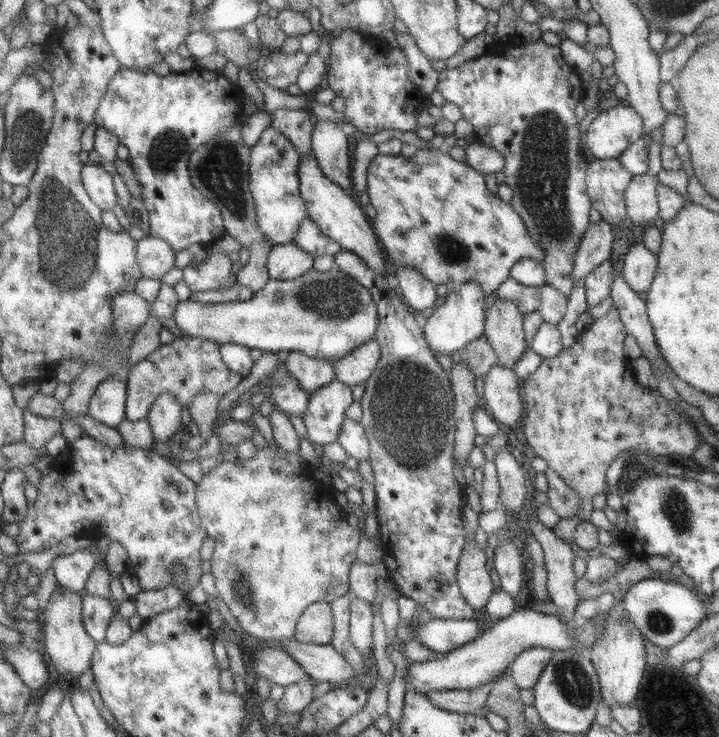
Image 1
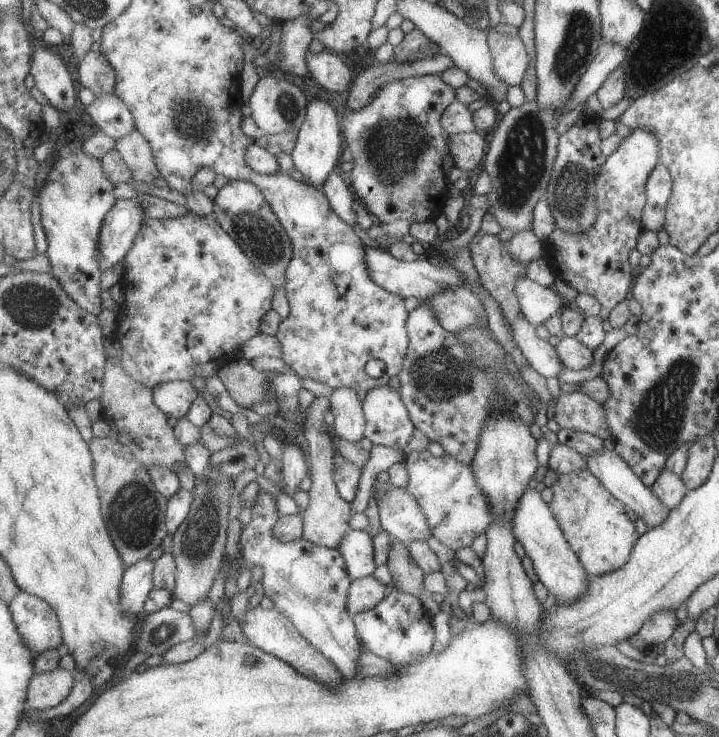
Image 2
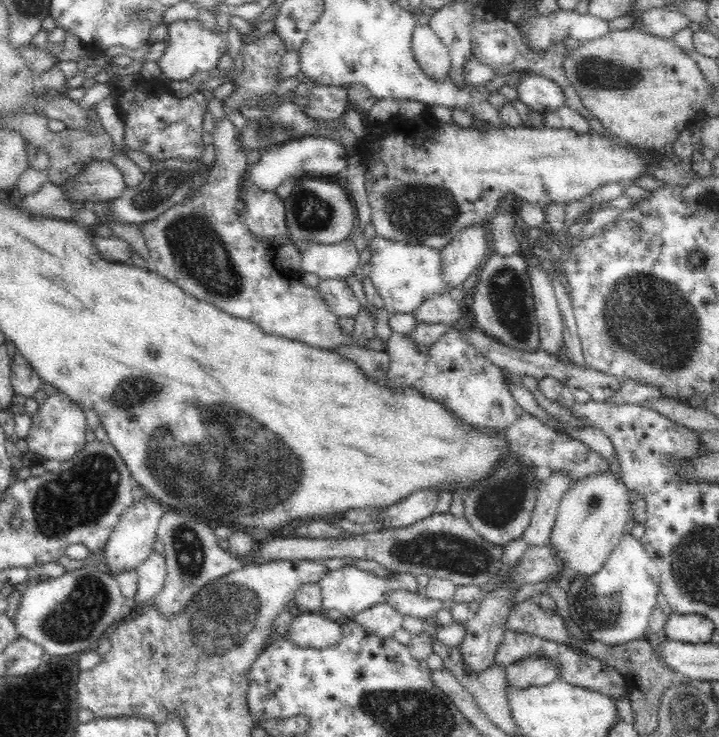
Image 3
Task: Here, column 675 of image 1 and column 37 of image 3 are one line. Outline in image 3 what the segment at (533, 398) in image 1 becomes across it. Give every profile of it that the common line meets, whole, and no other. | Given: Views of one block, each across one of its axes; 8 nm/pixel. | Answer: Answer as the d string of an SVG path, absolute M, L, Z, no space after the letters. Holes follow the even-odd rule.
M57 393L48 396L42 405L39 406L38 411L31 416L31 427L26 435L25 441L27 442L27 448L35 455L42 455L48 460L56 460L66 462L66 460L72 460L78 452L82 452L85 447L85 430L86 430L86 417L84 411L80 408L80 405L74 403L66 394Z

